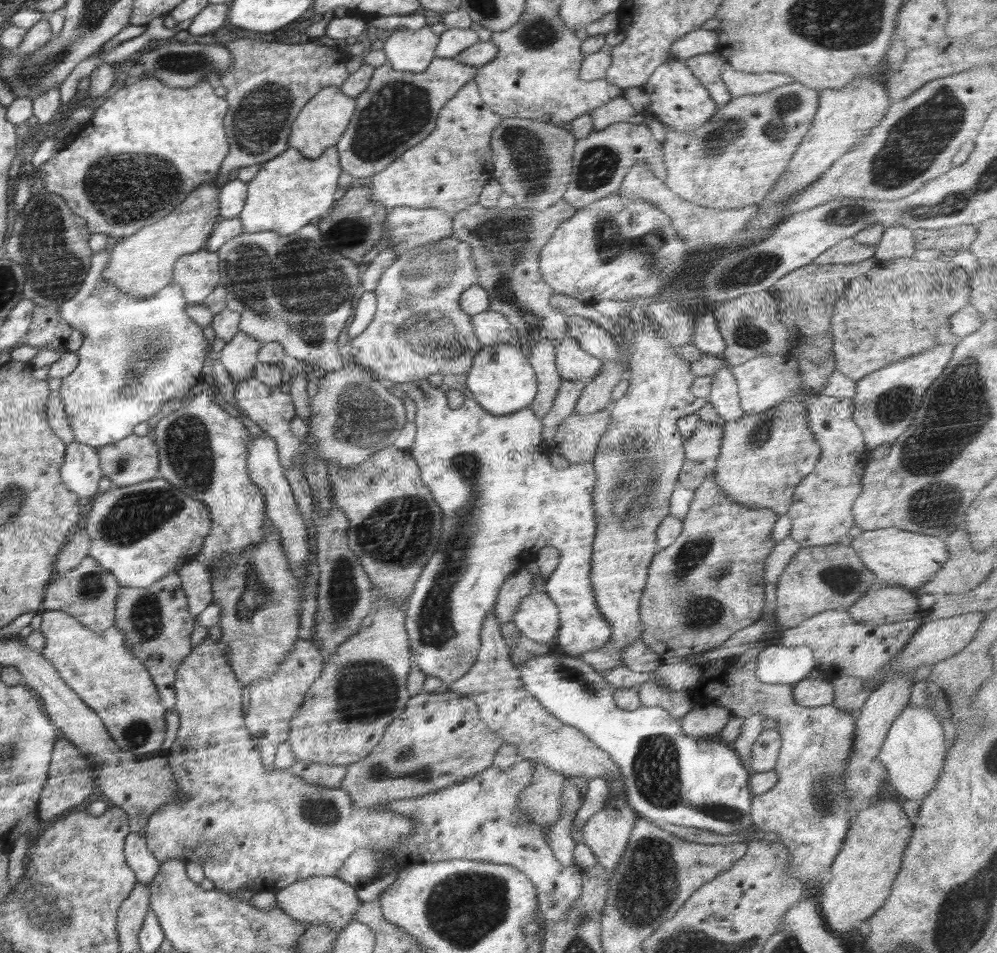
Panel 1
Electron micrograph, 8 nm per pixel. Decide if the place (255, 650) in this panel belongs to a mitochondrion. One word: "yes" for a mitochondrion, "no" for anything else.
yes

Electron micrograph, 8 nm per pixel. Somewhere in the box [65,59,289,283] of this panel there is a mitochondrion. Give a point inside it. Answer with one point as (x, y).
(123, 188)

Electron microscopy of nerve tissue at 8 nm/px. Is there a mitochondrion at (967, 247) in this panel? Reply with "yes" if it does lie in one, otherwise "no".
no

